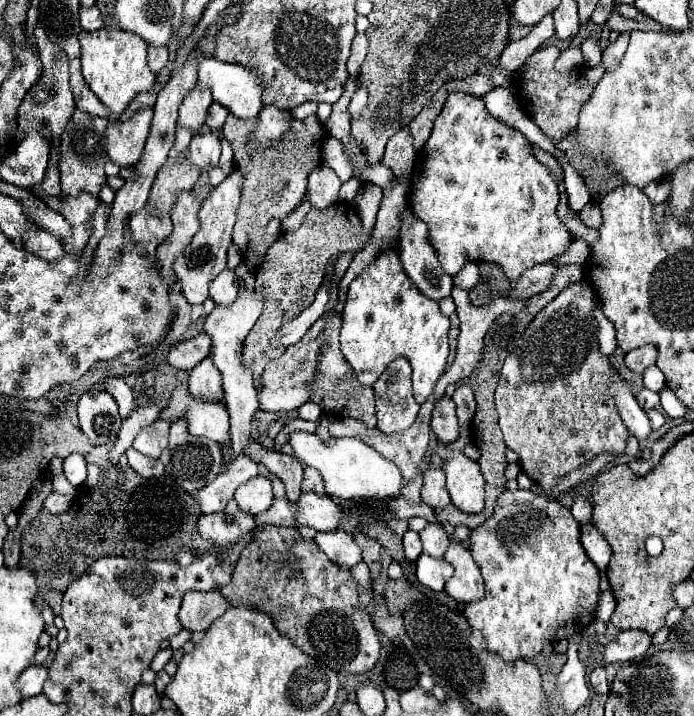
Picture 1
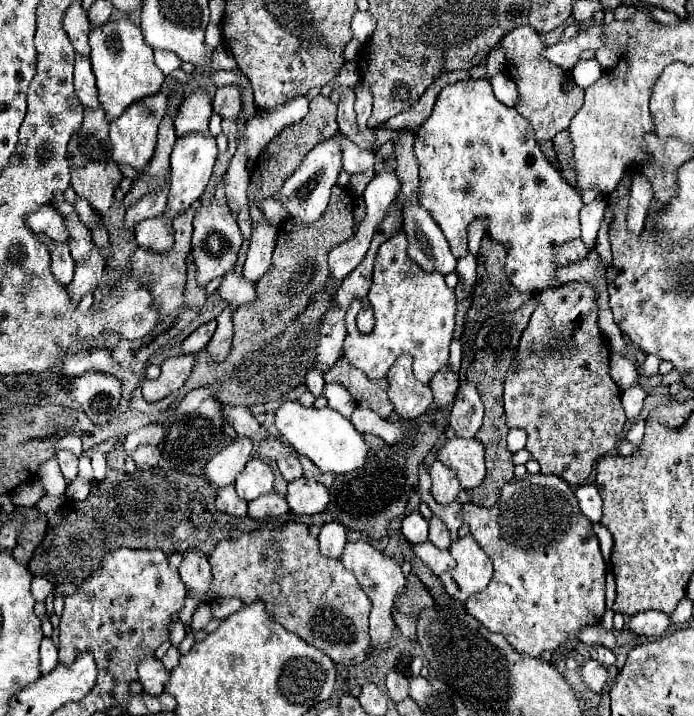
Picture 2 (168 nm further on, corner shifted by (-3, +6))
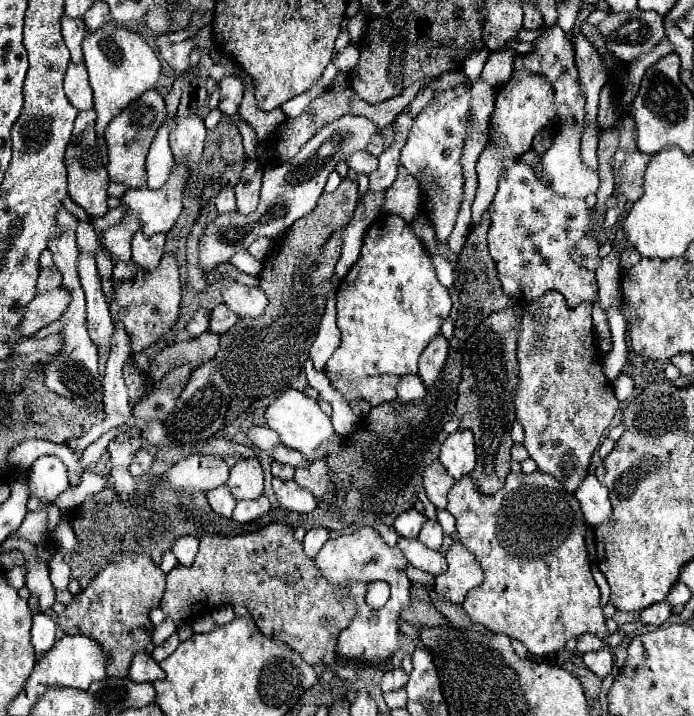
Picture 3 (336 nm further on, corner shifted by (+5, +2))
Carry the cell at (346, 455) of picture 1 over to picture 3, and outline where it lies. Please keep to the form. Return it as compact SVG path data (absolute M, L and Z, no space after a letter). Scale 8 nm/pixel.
M287 388L273 404L267 406L265 410L265 420L267 420L267 426L273 428L279 436L281 436L281 442L289 448L295 448L299 452L303 452L309 462L321 458L317 454L317 448L319 444L331 440L331 436L335 436L335 430L331 426L331 420L329 416L319 408L317 400L305 396L303 392L295 390L295 388Z

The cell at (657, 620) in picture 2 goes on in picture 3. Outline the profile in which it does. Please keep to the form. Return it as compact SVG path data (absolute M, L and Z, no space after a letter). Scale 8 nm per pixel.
M661 600L659 604L651 604L649 608L645 608L641 612L641 622L645 624L655 624L655 626L661 626L671 614L671 606L667 600Z

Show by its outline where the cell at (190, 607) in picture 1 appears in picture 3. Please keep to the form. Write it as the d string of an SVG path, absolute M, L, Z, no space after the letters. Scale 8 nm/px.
M183 536L173 546L173 552L181 564L191 564L195 560L197 550L199 550L199 540L195 536Z

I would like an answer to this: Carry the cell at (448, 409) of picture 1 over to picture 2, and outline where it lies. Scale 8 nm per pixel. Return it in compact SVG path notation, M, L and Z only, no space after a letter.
M445 366L439 374L435 374L435 380L431 380L429 388L433 390L433 400L437 408L447 408L453 404L455 400L455 392L459 386L459 378L457 374L453 374L449 370L449 366Z

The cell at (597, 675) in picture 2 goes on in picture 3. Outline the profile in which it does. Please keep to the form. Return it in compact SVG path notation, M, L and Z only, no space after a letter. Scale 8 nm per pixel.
M605 646L601 648L599 652L587 652L583 656L583 662L587 664L589 670L593 670L599 678L605 678L609 672L611 672L611 666L613 666L613 654L611 650Z

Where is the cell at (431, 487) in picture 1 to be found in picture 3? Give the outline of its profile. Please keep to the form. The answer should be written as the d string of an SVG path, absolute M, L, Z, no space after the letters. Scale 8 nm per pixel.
M435 460L425 472L423 472L423 486L427 492L427 498L437 506L445 508L447 506L447 492L455 484L455 480L447 474L443 464Z

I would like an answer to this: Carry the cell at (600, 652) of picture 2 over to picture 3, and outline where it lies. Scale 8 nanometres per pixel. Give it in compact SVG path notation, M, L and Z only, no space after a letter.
M581 634L579 638L577 638L577 650L581 652L581 654L585 654L585 652L591 652L591 650L599 650L603 646L603 640L599 640L595 634Z

